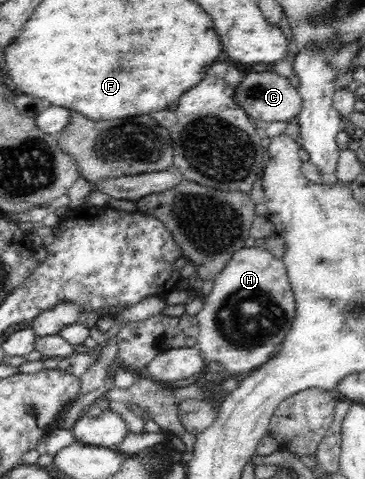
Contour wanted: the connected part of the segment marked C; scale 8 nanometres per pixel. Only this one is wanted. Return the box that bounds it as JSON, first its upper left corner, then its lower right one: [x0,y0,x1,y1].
[235,71,304,124]

